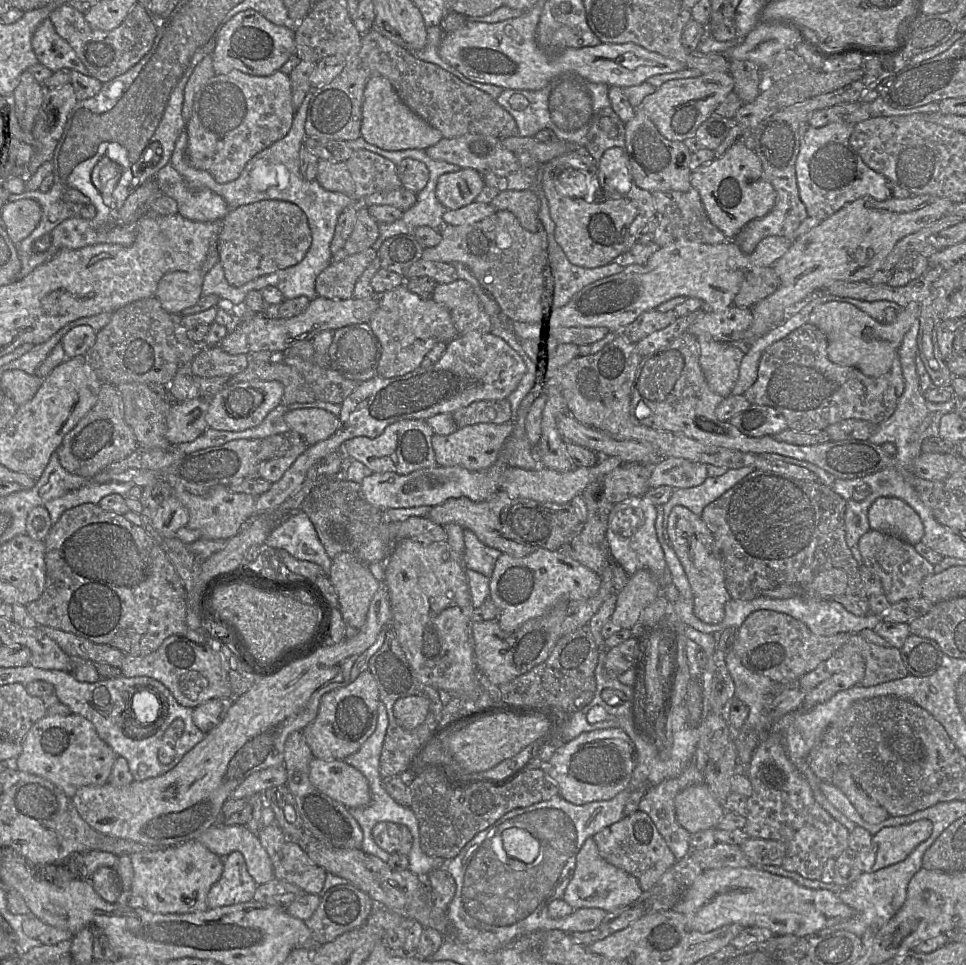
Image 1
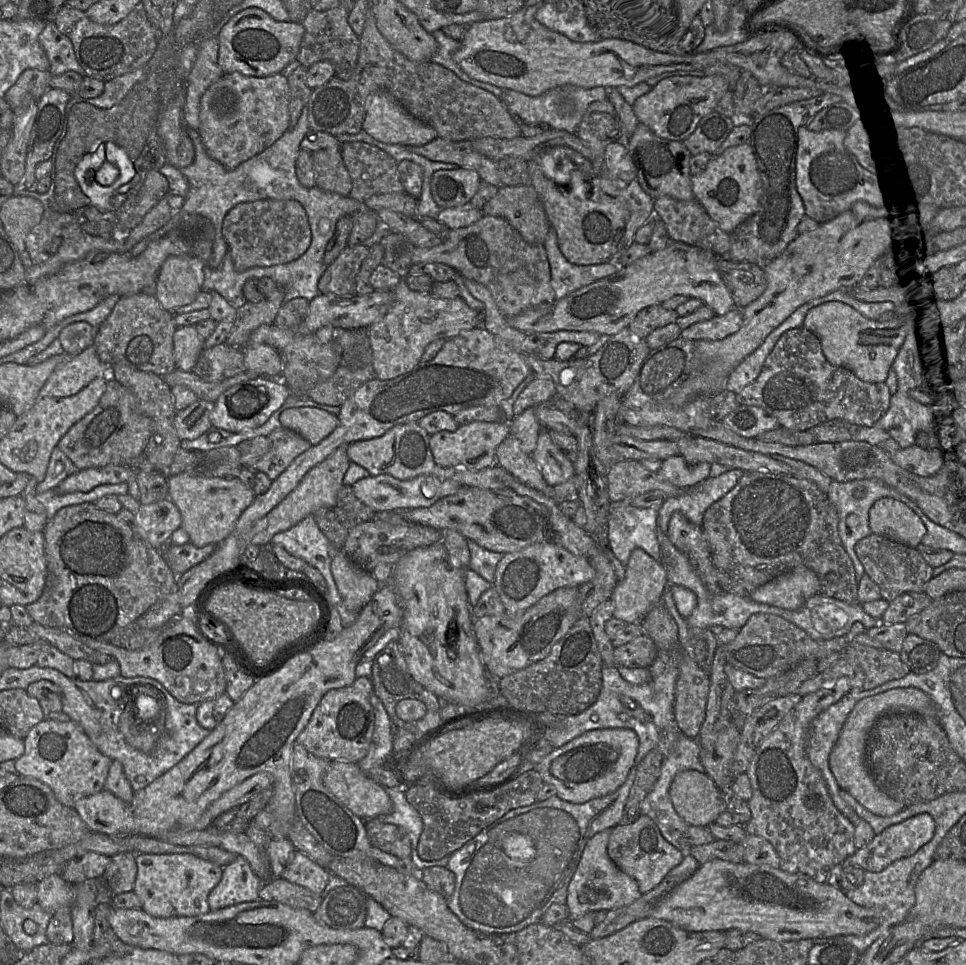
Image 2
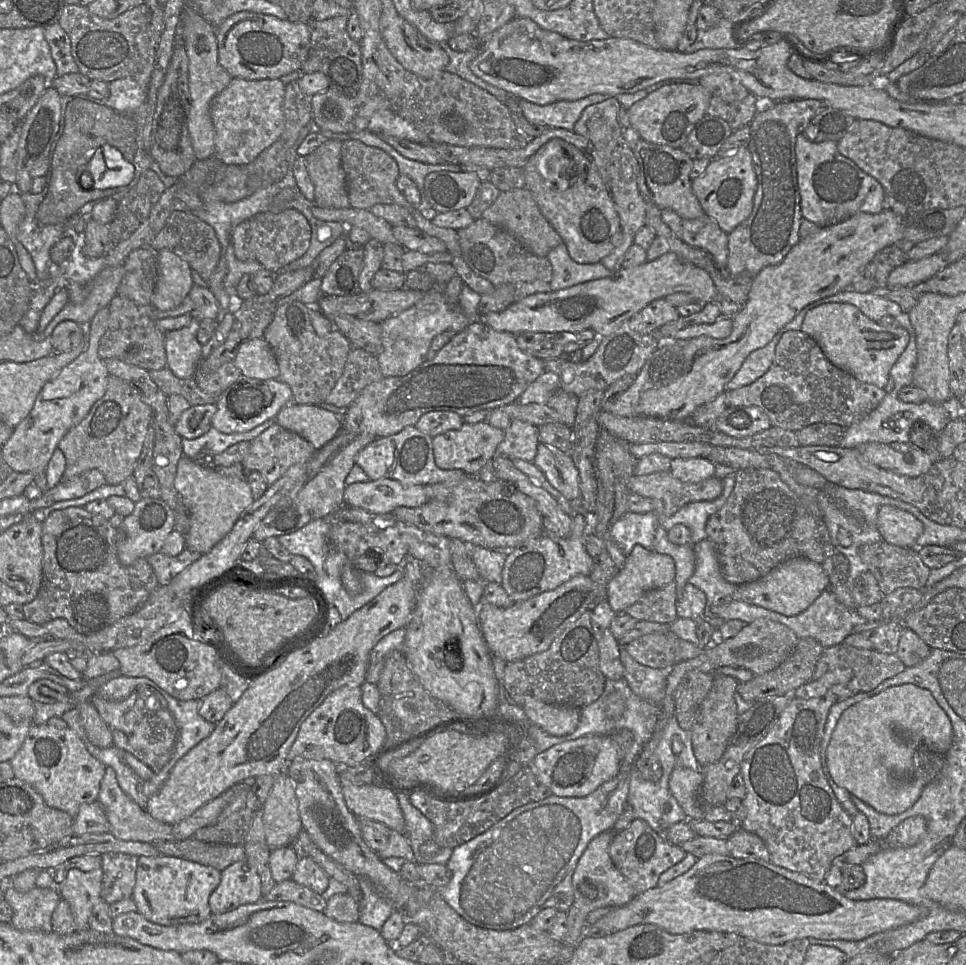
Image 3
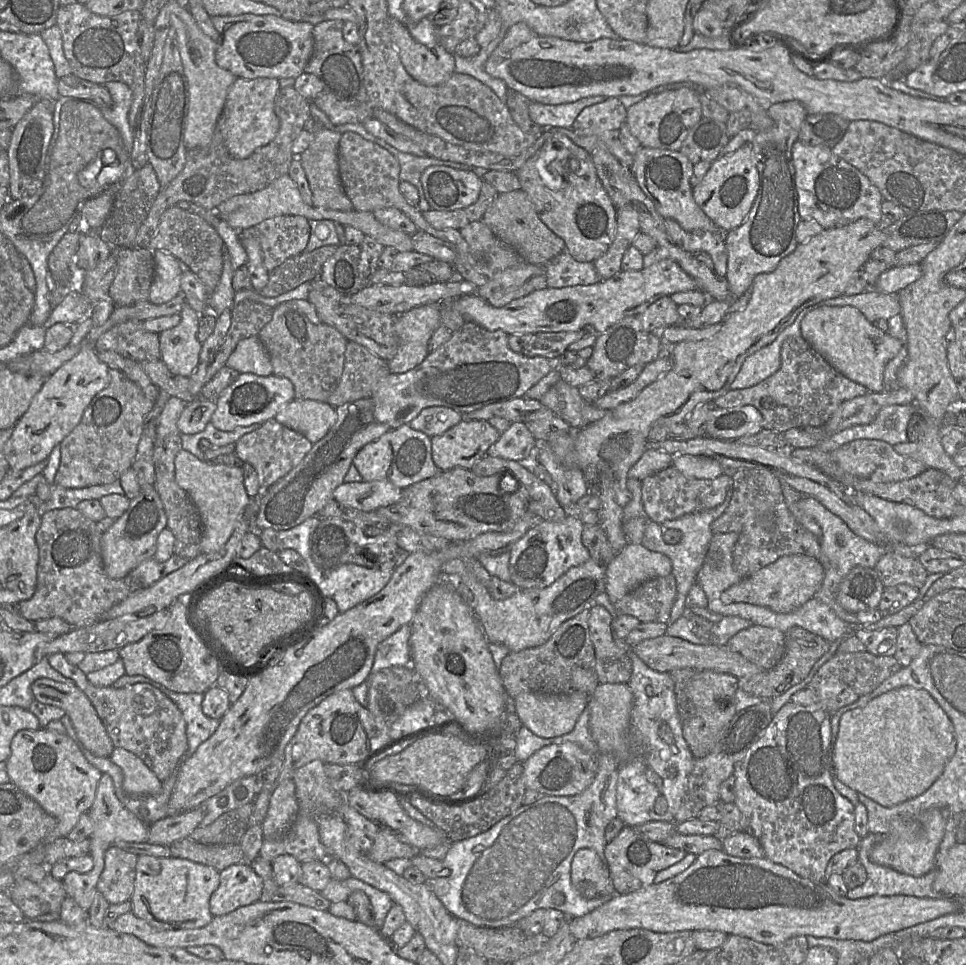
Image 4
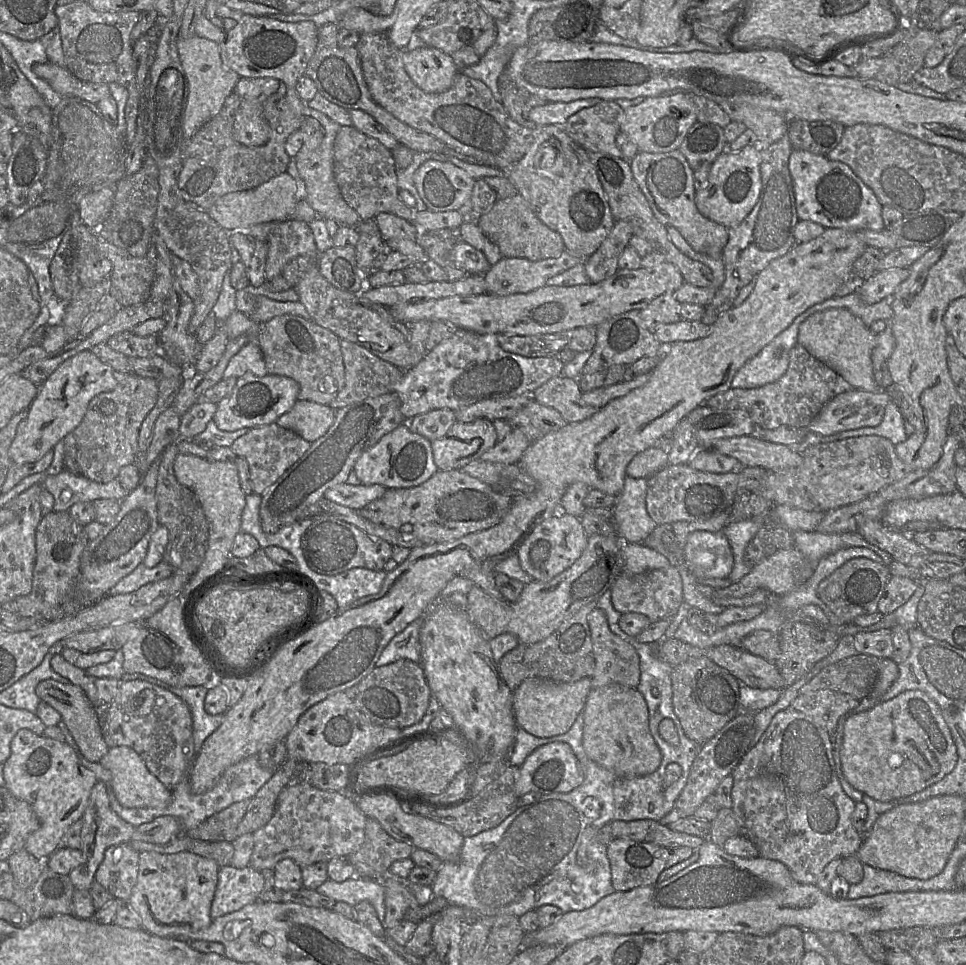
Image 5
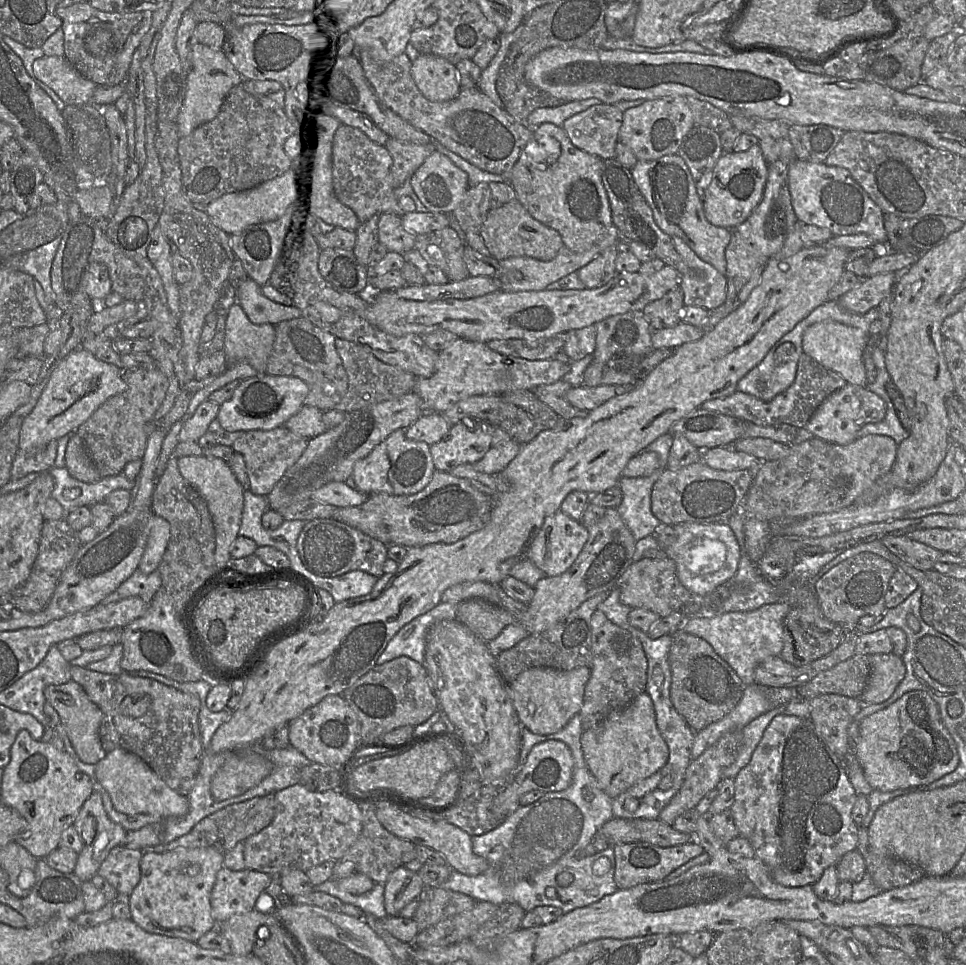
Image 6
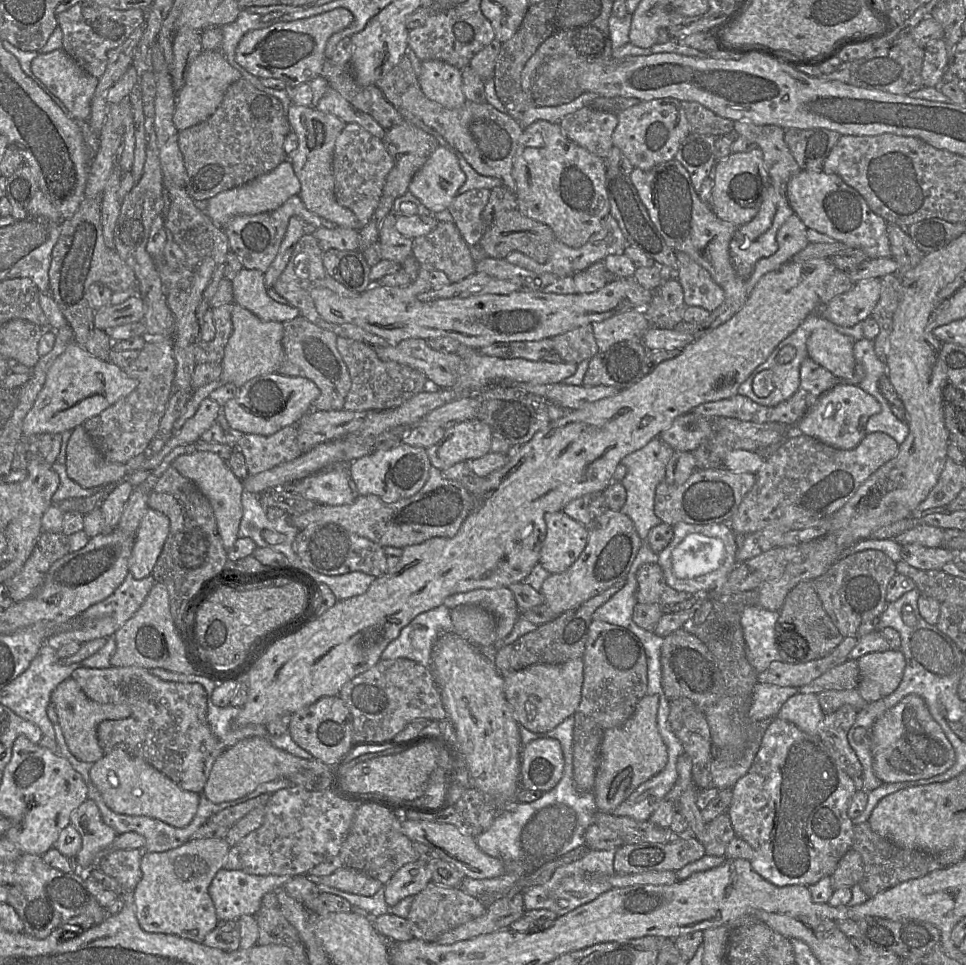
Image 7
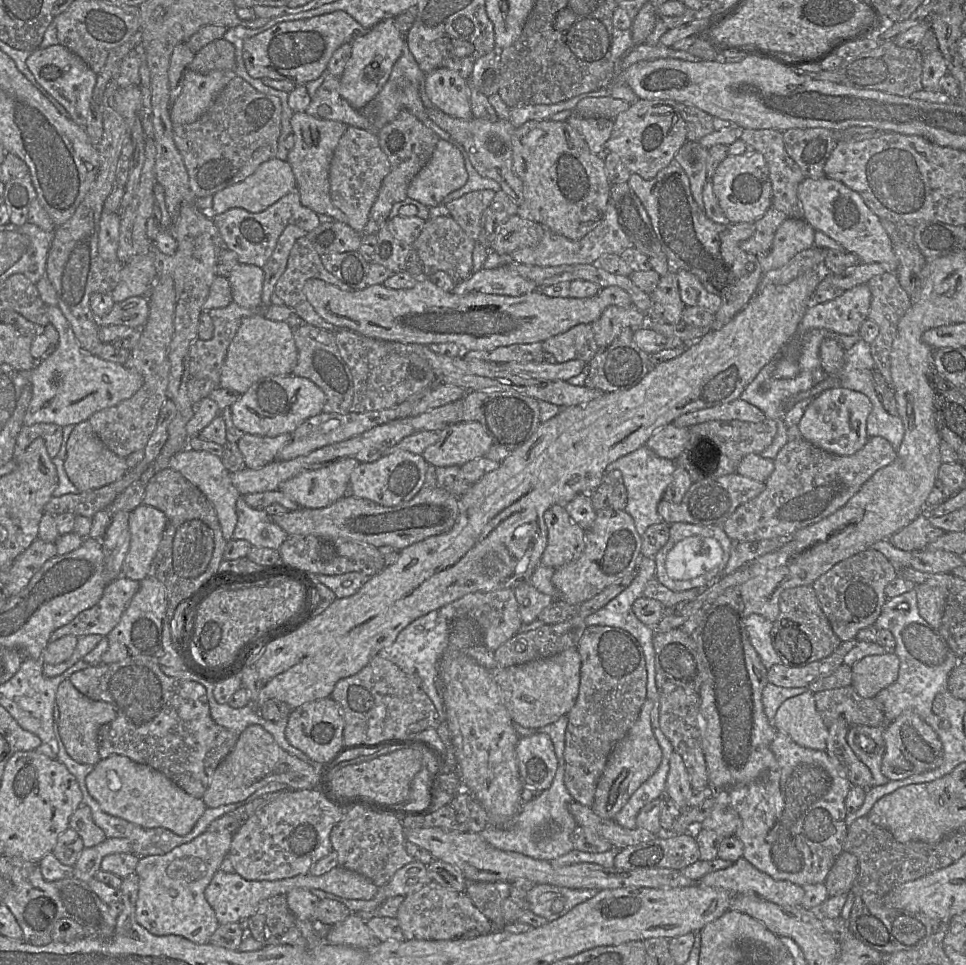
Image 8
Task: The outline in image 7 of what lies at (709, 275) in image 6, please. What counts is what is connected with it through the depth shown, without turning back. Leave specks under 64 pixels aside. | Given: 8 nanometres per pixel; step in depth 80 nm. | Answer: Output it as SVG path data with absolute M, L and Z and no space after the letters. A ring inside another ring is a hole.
M675 252L676 278L683 289L686 306L702 307L712 312L724 299L724 290L712 279L710 273L685 252Z

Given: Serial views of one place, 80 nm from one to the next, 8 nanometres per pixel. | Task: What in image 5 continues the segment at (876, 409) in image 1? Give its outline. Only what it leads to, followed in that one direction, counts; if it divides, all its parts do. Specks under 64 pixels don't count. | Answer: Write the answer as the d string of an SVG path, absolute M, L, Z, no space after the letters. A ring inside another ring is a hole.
M797 343L789 351L786 373L777 381L752 389L729 388L711 397L703 405L714 409L745 410L757 428L775 429L782 425L807 427L828 401L852 389L853 386L841 375Z

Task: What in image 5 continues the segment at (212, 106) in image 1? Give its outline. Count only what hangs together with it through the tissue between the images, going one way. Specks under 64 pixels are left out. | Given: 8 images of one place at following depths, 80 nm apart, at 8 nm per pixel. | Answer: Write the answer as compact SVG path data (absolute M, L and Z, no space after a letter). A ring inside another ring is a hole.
M241 77L234 92L240 97L240 106L235 114L233 136L243 145L264 145L270 138L271 128L264 116L264 101L276 93L280 81L276 78Z

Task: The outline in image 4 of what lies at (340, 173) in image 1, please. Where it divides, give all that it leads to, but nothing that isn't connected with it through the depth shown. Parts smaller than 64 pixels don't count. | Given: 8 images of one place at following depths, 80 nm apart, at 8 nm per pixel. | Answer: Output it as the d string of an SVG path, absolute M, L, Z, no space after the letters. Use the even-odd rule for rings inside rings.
M324 126L314 129L315 135L308 148L299 157L312 192L312 205L338 211L351 211L354 206L345 193L339 172L338 151L341 134Z

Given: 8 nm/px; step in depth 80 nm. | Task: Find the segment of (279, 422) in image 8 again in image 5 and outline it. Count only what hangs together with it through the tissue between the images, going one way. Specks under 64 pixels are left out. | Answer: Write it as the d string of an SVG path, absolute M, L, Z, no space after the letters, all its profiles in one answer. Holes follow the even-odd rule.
M245 374L238 378L232 392L217 403L213 420L220 430L227 432L241 428L253 429L274 423L296 403L299 389L299 384L286 376L267 374L257 377L253 374Z

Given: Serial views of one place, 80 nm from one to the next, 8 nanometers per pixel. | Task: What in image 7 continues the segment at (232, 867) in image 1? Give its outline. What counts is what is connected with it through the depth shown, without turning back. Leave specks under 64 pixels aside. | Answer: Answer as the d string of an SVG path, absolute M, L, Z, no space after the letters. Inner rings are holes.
M222 868L213 878L209 886L209 895L214 904L217 918L220 921L237 921L244 915L255 915L262 906L263 897L284 885L292 878L290 875L253 875L242 870L226 870Z

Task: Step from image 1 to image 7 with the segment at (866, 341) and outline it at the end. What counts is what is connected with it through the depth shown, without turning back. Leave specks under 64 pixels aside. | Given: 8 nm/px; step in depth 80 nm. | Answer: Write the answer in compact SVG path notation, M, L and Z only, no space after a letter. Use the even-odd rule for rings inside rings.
M819 328L814 330L807 340L808 356L834 374L840 381L858 385L864 377L864 371L854 358L853 347L855 342L852 337L834 329Z

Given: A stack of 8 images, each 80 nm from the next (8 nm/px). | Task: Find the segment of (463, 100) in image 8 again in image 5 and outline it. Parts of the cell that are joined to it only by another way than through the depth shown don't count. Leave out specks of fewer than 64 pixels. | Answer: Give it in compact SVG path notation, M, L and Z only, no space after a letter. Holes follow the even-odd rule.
M433 47L403 51L405 70L413 82L427 93L442 93L460 72L453 57Z

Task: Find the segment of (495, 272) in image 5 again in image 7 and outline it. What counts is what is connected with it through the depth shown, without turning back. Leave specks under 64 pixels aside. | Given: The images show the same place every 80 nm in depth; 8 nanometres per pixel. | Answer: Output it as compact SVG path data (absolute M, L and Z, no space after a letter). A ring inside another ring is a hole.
M609 213L601 229L595 232L581 247L573 248L562 243L560 240L555 239L550 247L549 257L543 263L537 262L536 260L519 251L511 252L510 254L508 254L505 260L511 264L520 266L535 273L553 273L562 278L567 275L573 276L579 271L585 270L593 263L603 260L608 255L623 253L626 245L626 240L618 225L618 222Z

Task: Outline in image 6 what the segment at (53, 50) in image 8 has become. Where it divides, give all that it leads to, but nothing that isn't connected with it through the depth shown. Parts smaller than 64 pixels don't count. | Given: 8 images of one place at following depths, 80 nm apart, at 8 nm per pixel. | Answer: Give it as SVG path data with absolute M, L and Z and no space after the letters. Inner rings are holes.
M43 56L33 62L32 68L66 105L92 103L97 84L83 77L64 56Z

